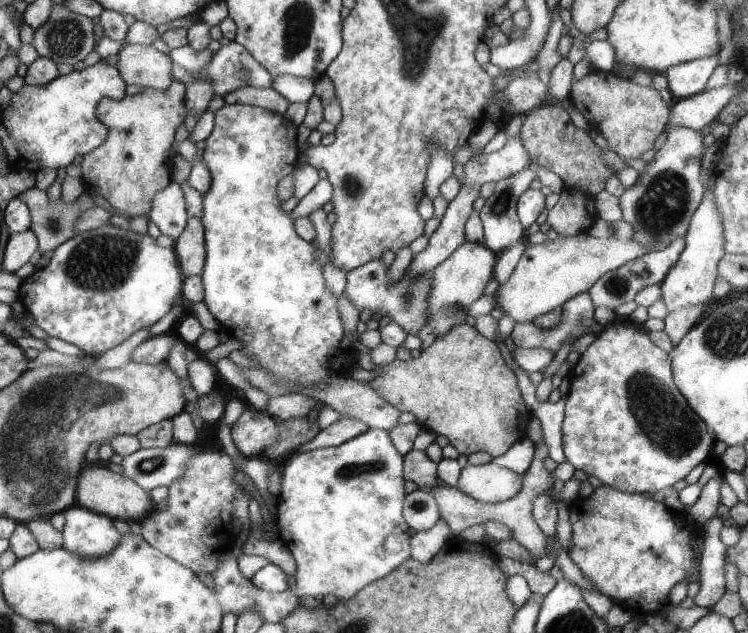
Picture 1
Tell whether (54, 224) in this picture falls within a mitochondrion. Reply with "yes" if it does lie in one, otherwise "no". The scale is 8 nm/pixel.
yes

